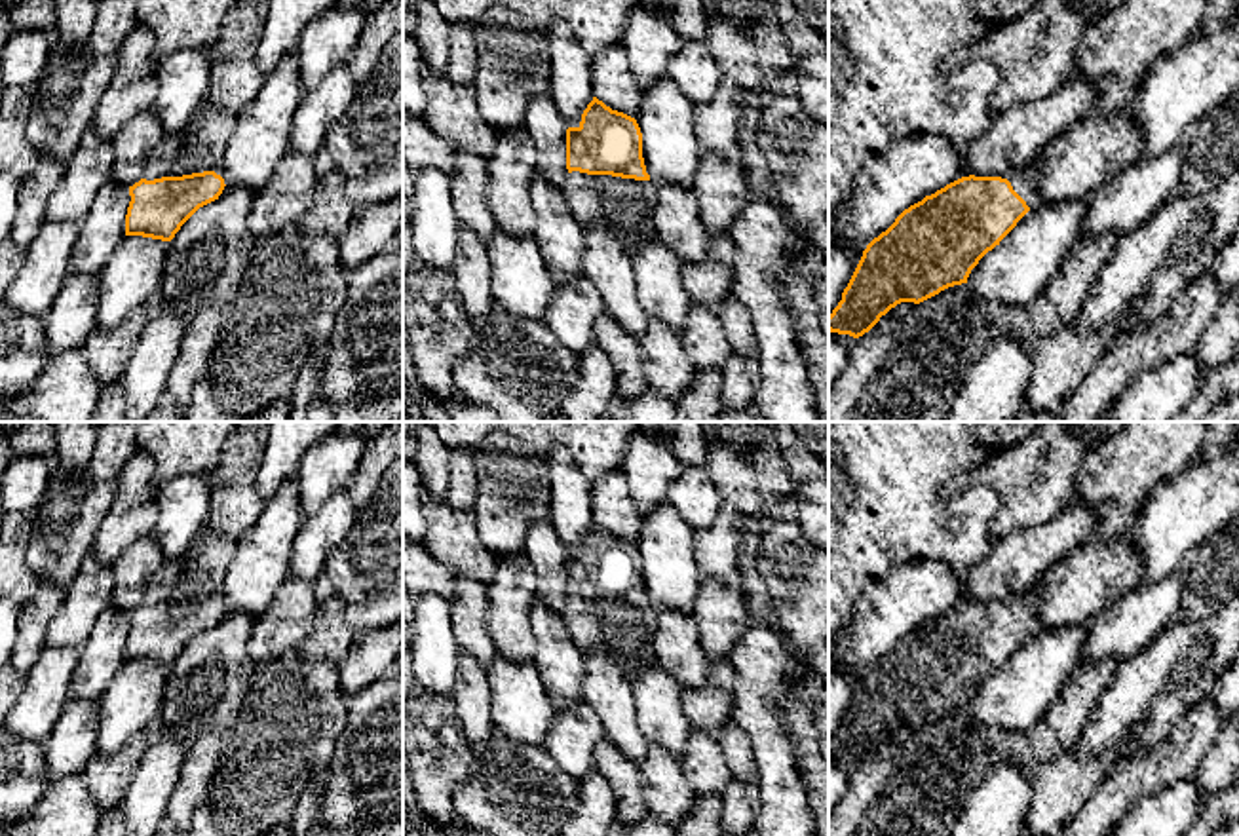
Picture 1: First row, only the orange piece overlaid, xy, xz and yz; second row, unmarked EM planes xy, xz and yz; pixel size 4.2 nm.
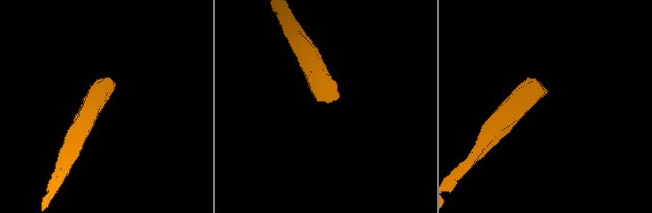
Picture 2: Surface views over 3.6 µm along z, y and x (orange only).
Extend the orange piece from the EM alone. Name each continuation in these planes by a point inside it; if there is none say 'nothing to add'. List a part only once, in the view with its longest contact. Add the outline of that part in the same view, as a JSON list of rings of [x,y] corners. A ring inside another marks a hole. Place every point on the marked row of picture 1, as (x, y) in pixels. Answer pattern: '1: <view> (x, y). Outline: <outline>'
1: xz (624, 206). Outline: [[[572,171],[561,192],[583,228],[600,224],[629,251],[658,241],[656,182]]]

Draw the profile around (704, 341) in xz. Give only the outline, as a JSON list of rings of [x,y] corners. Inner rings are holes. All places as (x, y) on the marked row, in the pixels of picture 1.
[[[697,302],[688,312],[680,340],[696,369],[720,369],[734,353],[715,310]]]

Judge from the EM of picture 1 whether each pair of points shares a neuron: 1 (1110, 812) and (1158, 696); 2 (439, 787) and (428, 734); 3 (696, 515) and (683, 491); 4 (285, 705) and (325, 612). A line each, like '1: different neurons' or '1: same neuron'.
1: different neurons
2: same neuron
3: same neuron
4: different neurons

